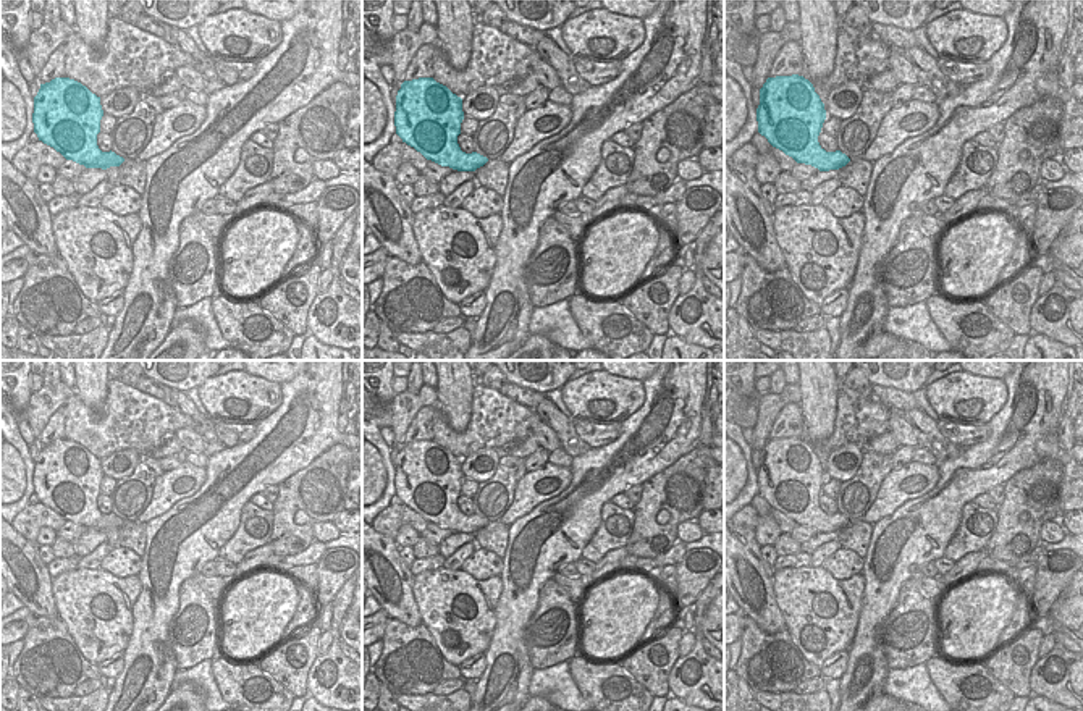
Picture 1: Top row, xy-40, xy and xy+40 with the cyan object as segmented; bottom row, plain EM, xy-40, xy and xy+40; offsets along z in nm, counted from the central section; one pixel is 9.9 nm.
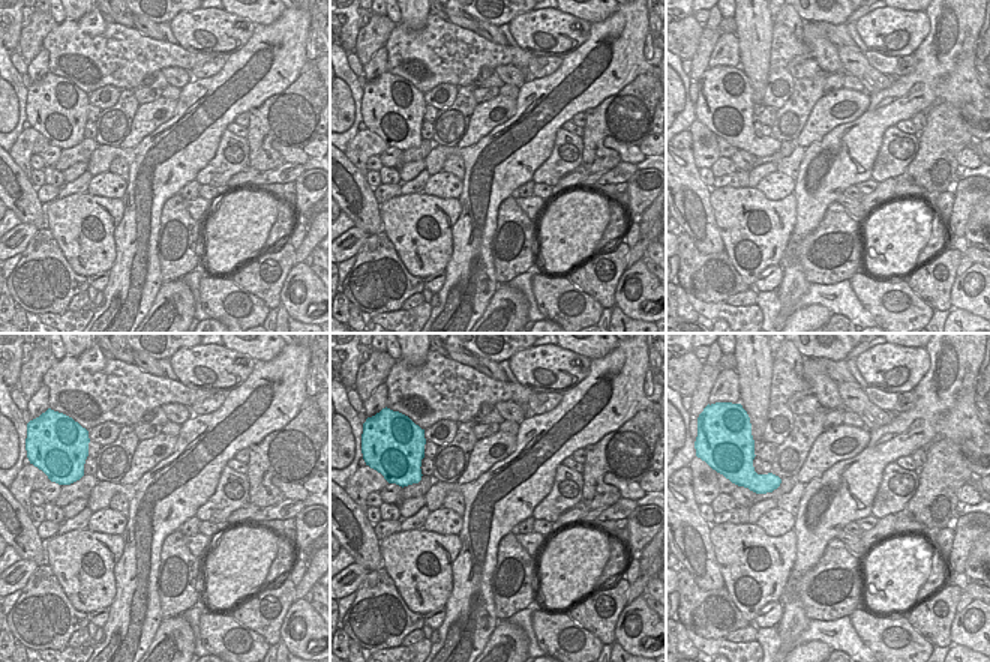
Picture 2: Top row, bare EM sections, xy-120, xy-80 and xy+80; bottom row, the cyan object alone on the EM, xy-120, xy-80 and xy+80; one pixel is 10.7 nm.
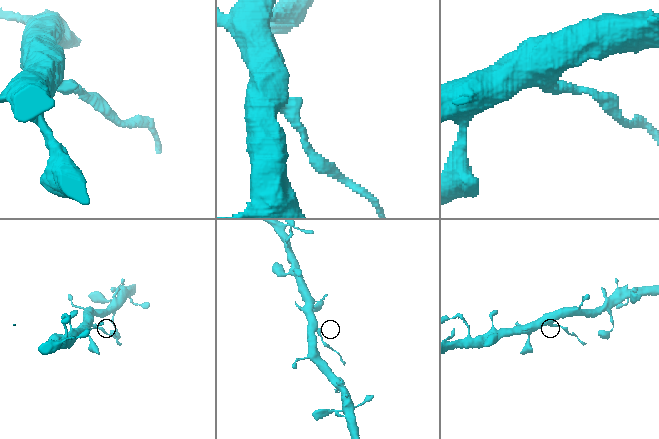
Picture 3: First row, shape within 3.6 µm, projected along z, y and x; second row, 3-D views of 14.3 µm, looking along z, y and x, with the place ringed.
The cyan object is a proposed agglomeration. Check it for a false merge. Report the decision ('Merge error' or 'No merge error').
Merge error

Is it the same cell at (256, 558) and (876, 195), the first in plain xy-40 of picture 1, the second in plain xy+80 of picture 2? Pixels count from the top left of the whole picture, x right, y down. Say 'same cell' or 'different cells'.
same cell

